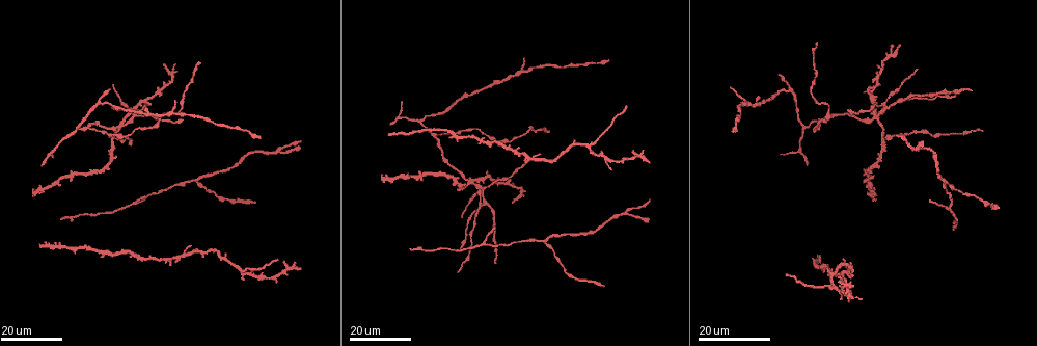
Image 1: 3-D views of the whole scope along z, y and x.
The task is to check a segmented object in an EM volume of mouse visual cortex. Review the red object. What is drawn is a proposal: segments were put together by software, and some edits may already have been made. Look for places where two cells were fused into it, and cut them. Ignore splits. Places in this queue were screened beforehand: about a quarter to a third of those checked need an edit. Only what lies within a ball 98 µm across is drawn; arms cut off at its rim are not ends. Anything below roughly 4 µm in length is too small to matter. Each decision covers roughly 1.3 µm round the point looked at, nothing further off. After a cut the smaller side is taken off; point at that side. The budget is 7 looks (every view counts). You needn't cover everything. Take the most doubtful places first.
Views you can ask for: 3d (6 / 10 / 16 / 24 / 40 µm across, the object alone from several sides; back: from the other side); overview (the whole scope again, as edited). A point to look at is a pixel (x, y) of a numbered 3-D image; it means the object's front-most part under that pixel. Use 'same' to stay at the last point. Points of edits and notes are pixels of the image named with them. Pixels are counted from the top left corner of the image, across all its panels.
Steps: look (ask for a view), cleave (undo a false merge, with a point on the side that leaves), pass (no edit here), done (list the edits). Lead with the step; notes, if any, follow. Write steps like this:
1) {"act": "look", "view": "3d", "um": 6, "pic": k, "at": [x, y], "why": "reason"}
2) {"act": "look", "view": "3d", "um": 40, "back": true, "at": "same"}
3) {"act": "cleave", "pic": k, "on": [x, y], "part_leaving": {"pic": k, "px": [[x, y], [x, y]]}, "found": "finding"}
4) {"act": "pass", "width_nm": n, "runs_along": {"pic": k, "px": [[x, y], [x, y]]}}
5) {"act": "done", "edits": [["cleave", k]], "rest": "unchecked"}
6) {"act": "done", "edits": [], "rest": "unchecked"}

{"act": "look", "view": "3d", "um": 16, "pic": 1, "at": [521, 72]}

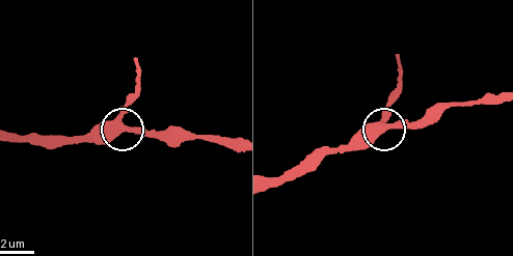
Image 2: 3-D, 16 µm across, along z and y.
{"act": "look", "view": "3d", "um": 10, "pic": 2, "at": [119, 120], "why": "closer look"}

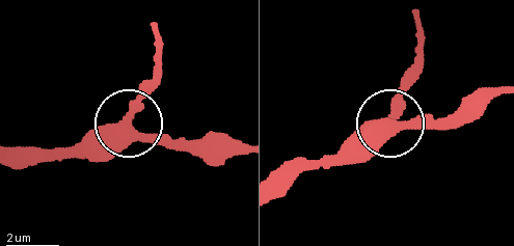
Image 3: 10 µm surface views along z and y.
{"act": "pass", "side_arm_um": 6, "arms": 3, "found": "continuous, no second cell"}

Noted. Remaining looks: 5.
{"act": "look", "view": "3d", "um": 24, "pic": 1, "at": [131, 116], "why": "branch point"}

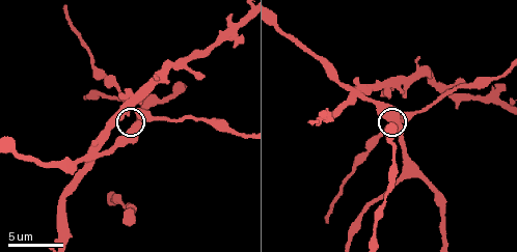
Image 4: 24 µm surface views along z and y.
{"act": "look", "view": "3d", "um": 10, "pic": 4, "at": [139, 124]}

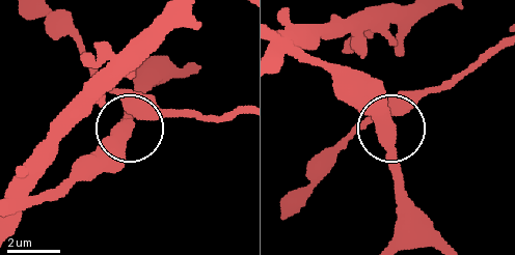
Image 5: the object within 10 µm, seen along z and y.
{"act": "pass", "arms": 3, "found": "all the same cell"}

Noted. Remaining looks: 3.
{"act": "look", "view": "3d", "um": 16, "pic": 1, "at": [951, 209], "why": "arms part here"}

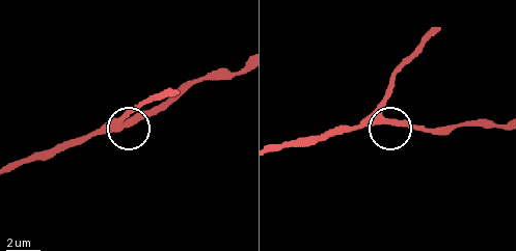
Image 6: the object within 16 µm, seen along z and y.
{"act": "look", "view": "3d", "um": 6, "pic": 6, "at": [380, 122]}

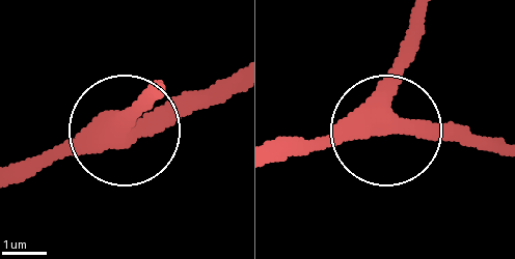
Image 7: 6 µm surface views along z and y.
{"act": "pass", "arms": 3, "found": "all the same cell"}

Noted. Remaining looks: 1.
{"act": "done", "edits": [], "rest": "unchecked"}

